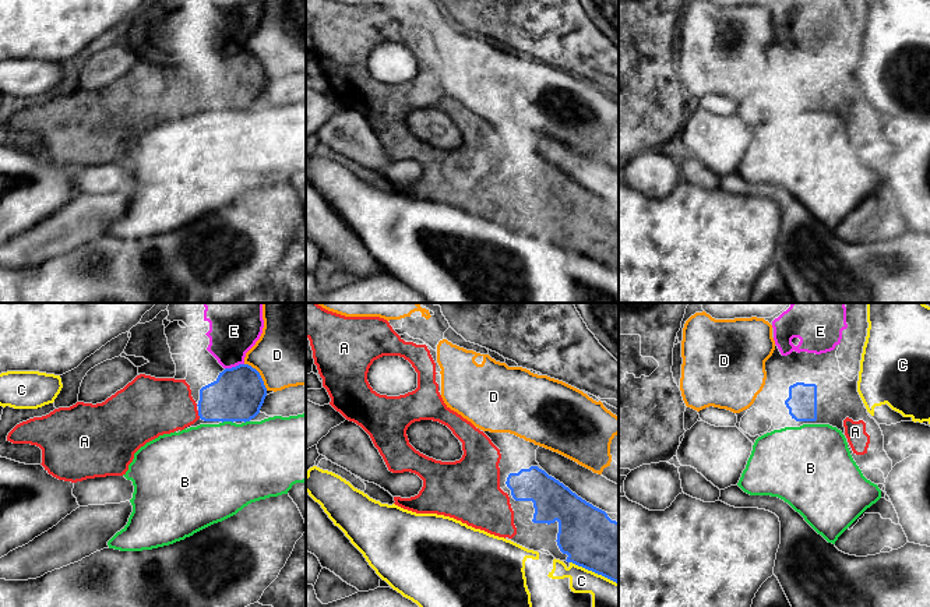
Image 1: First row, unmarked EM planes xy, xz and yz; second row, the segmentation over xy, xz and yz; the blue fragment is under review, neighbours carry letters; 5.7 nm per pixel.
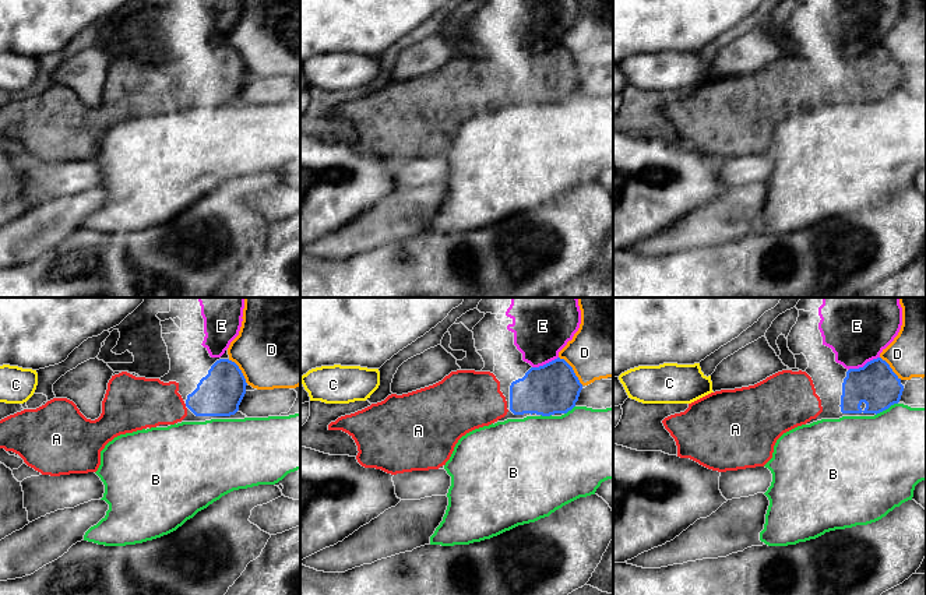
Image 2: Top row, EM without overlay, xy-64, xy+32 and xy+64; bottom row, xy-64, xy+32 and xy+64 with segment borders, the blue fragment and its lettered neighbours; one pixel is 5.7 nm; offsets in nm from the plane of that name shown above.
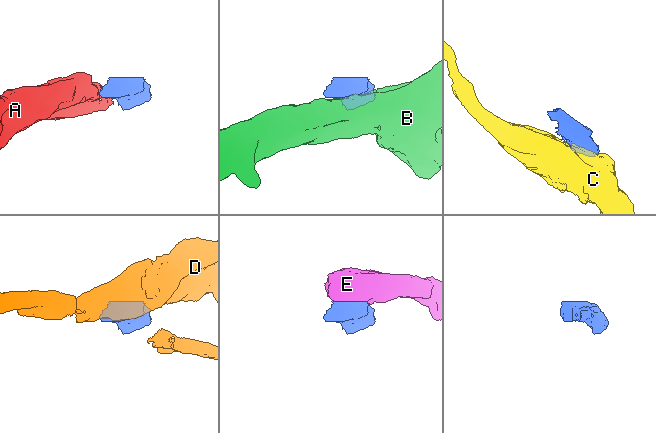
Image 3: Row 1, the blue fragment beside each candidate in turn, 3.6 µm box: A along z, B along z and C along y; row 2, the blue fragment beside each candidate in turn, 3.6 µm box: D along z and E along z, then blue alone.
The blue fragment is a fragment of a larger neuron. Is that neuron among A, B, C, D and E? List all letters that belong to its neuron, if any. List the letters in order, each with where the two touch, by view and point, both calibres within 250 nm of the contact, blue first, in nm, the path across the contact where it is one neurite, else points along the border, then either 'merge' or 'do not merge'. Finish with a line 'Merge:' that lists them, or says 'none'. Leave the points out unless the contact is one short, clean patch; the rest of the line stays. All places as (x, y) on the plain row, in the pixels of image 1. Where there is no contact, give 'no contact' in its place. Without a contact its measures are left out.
A: contact xy (198, 102); calibres 300 and 320 nm; way xy (236, 83), (198, 102), (157, 94); merge
B: contact xy (226, 108); calibres 300 and 480 nm; do not merge
C: contact xz (594, 258); calibres 340 and 280 nm; border xz (570, 249), (617, 271); do not merge
D: contact xy (259, 62); calibres 300 and 420 nm; do not merge
E: contact xy (233, 55); calibres 300 and 260 nm; do not merge
Merge: A

